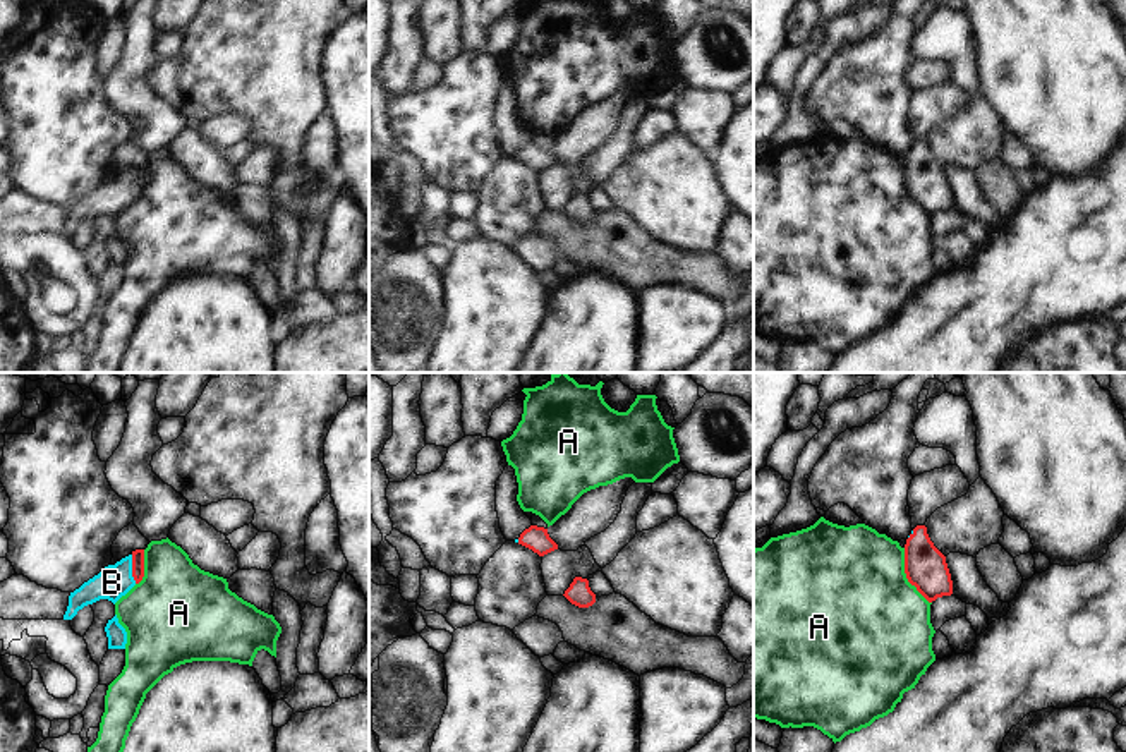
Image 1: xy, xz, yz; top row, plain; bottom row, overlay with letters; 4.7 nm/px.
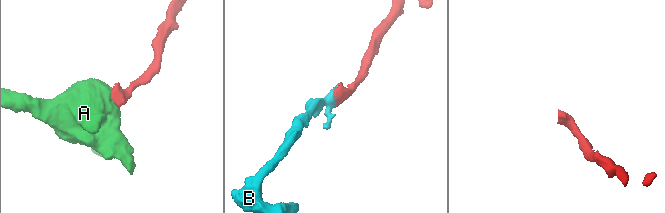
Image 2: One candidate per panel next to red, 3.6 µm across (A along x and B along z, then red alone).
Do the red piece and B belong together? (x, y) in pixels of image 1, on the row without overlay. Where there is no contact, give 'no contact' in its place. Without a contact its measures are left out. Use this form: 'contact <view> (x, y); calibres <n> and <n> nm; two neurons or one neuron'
contact xy (133, 184); calibres 60 and 160 nm; one neuron

